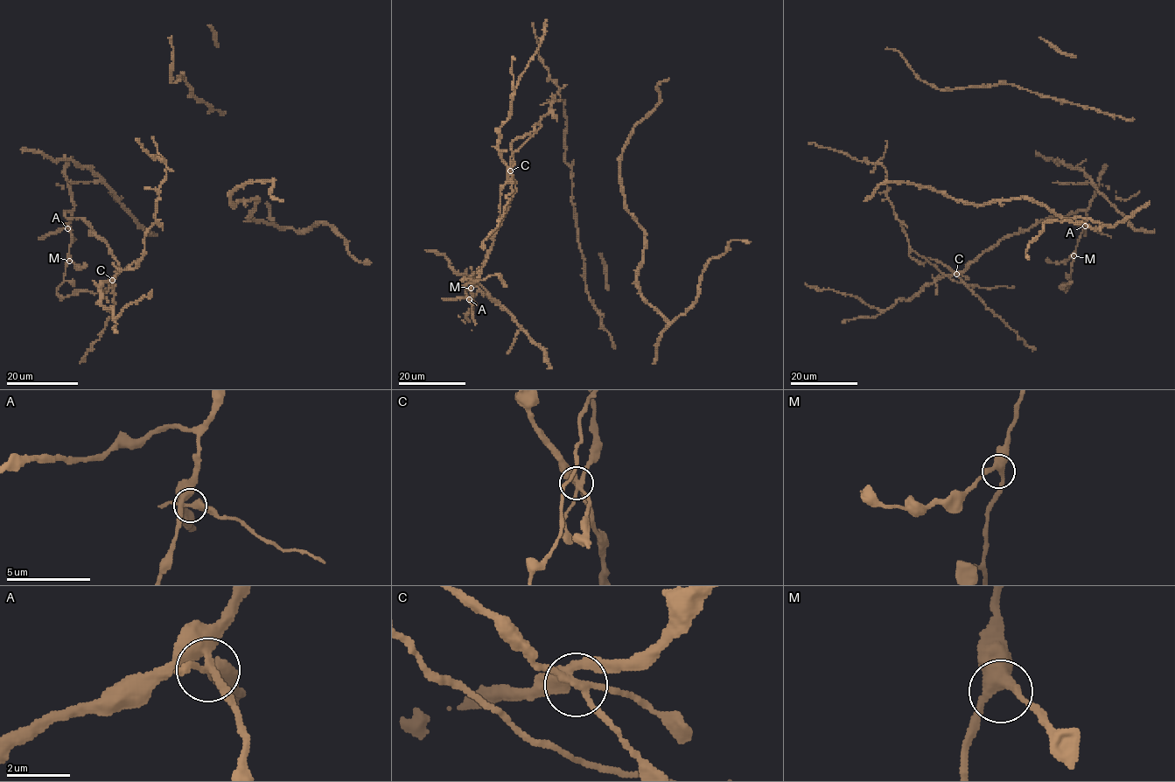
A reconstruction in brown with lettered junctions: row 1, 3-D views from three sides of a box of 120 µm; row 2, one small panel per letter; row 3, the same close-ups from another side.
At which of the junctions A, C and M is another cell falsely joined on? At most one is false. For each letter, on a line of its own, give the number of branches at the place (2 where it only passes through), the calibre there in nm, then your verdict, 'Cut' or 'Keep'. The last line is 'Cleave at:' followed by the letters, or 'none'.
A: Branches: 4. Thickness 320 nm. Keep
C: Branches: 5. Thickness 360 nm. Cut
M: Branches: 3. Thickness 380 nm. Keep
Cleave at: C

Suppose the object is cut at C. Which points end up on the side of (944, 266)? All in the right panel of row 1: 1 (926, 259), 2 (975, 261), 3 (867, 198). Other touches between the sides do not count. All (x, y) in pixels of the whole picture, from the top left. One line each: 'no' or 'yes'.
1: yes
2: no
3: no

